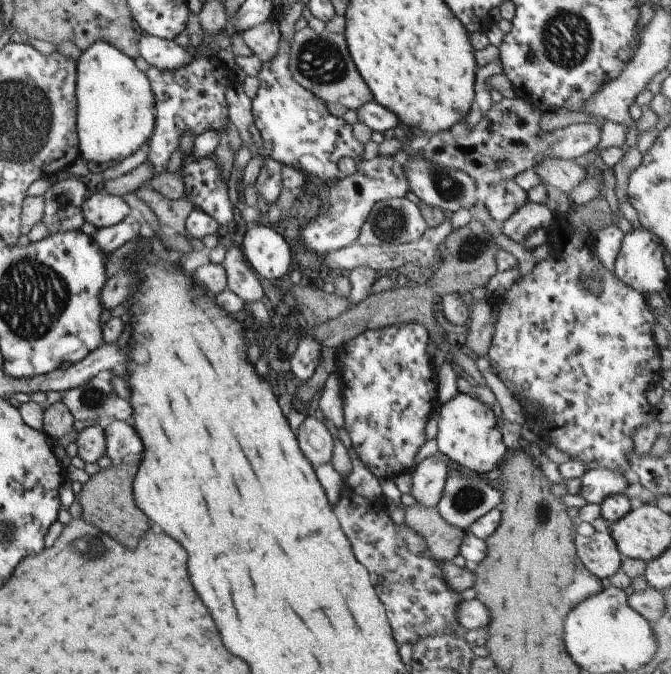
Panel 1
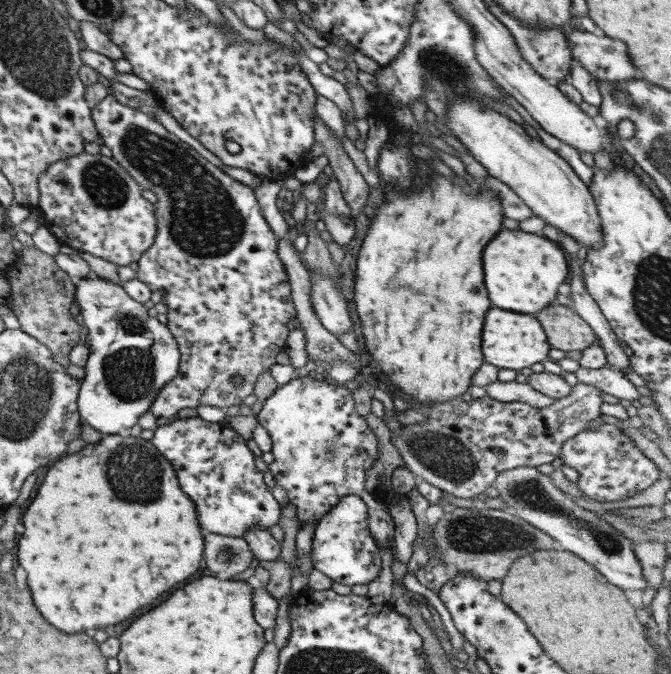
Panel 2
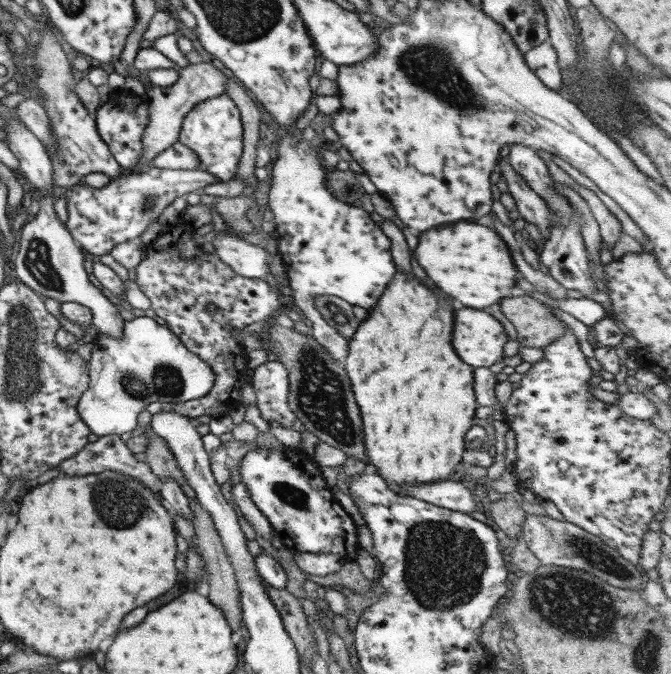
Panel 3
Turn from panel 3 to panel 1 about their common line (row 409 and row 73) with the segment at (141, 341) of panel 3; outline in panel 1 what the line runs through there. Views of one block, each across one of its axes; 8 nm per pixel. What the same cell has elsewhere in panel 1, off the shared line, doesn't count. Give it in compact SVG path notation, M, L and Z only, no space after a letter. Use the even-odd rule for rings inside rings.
M94 42L91 46L88 46L85 50L80 52L80 55L76 58L76 134L78 138L78 154L79 157L83 157L89 162L89 165L101 164L101 162L113 160L115 158L121 158L121 156L127 157L129 154L135 152L139 146L145 143L152 133L154 126L154 102L153 94L151 94L151 88L149 88L149 81L144 72L137 68L137 63L132 58L127 58L120 50L117 50L114 46L107 44L106 42Z

